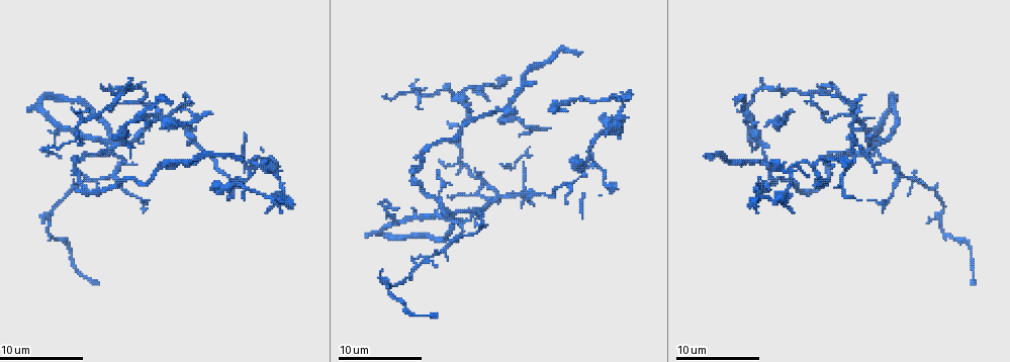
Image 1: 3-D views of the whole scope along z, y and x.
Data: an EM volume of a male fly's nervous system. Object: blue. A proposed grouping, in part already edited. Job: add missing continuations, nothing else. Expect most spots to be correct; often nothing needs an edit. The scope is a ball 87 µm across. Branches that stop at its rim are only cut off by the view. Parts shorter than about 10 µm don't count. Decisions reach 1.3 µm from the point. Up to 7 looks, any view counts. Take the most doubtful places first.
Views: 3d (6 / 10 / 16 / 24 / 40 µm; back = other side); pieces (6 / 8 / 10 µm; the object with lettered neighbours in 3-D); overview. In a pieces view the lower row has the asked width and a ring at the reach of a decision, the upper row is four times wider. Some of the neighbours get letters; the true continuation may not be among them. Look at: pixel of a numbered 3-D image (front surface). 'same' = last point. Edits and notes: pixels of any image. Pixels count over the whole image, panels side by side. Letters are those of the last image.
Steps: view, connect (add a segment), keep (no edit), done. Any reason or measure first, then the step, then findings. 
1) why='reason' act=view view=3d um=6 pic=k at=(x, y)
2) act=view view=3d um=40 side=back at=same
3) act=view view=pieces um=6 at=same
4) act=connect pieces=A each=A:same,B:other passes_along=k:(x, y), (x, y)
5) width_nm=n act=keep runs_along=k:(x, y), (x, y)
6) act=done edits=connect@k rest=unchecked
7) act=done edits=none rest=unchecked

why='tapers out' act=view view=pieces um=10 pic=1 at=(476, 167)

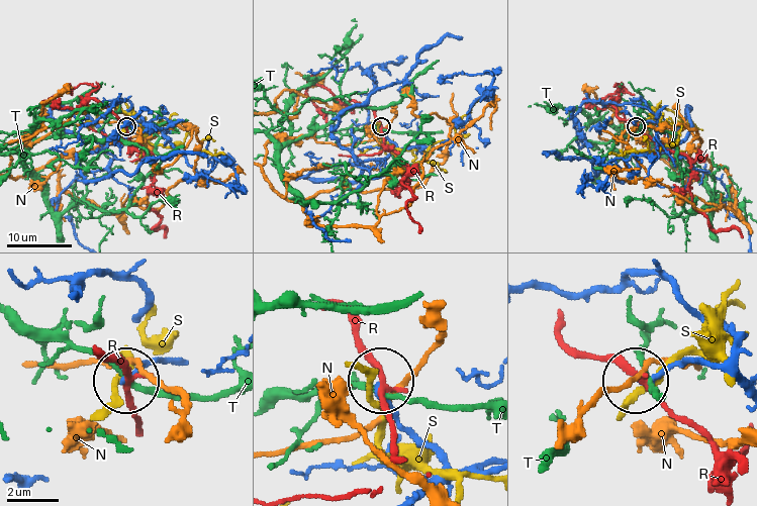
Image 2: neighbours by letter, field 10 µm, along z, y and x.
act=keep each=N:other,R:other,S:other,T:other runs_along=2:(167, 364), (148, 362), (121, 379) found='none of them fits'

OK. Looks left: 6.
why='free end' act=view view=pieces um=6 pic=1 at=(828, 151)

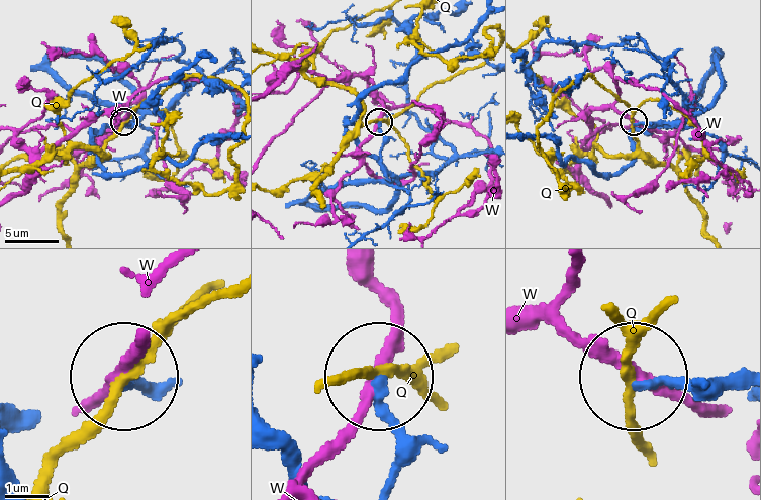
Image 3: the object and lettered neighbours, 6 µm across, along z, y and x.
act=keep each=Q:other,W:other runs_along=3:(740, 381), (635, 381) found='none of them fits'

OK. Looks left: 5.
why='free end' act=view view=3d um=6 pic=1 at=(99, 284)

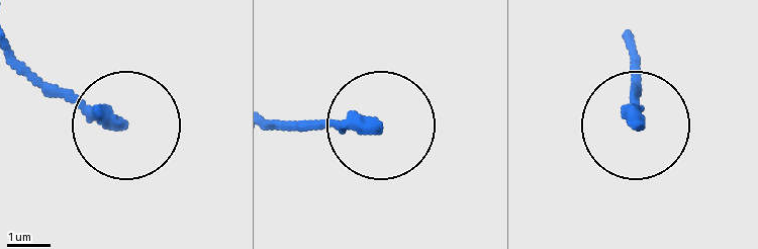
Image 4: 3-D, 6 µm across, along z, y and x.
why='what lies round it' act=view view=pieces um=8 pic=4 at=(636, 122)

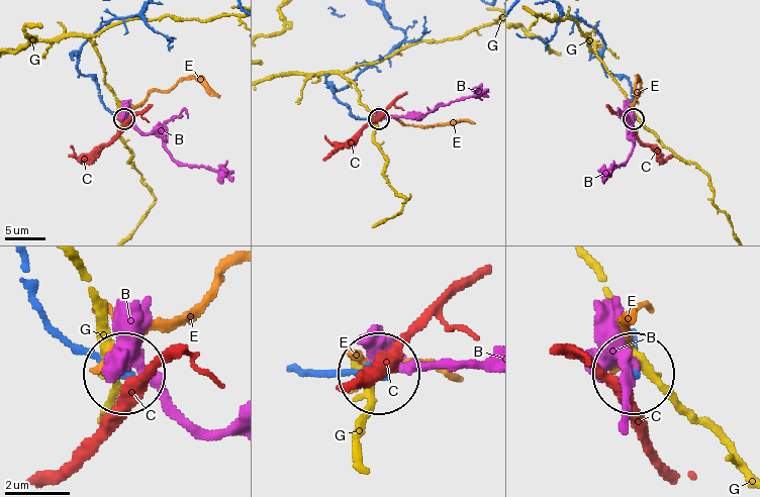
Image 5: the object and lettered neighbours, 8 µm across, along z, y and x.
width_nm=340 act=keep each=B:other,C:other,E:other,G:other found='no lettered segment goes on from it'

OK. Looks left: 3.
act=done edits=none rest=unchecked

